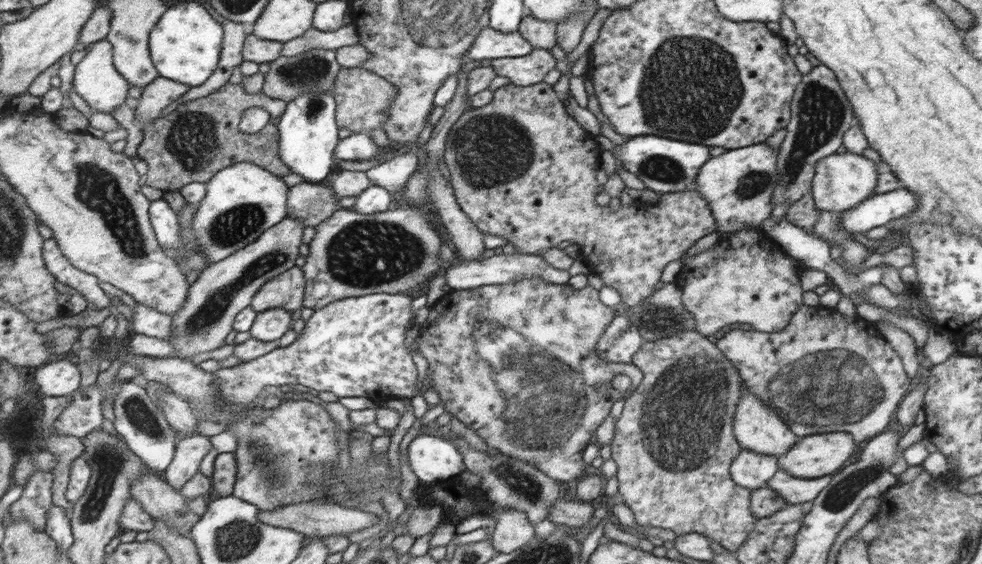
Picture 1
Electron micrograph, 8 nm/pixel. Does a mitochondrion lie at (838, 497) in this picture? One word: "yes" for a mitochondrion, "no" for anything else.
yes

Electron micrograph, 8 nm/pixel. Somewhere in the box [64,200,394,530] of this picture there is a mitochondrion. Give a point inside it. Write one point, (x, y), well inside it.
(211, 311)

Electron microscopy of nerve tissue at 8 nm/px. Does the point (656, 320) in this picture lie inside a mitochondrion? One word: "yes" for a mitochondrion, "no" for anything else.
yes

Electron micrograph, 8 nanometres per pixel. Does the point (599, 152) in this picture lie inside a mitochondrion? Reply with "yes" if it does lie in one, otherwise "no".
no

